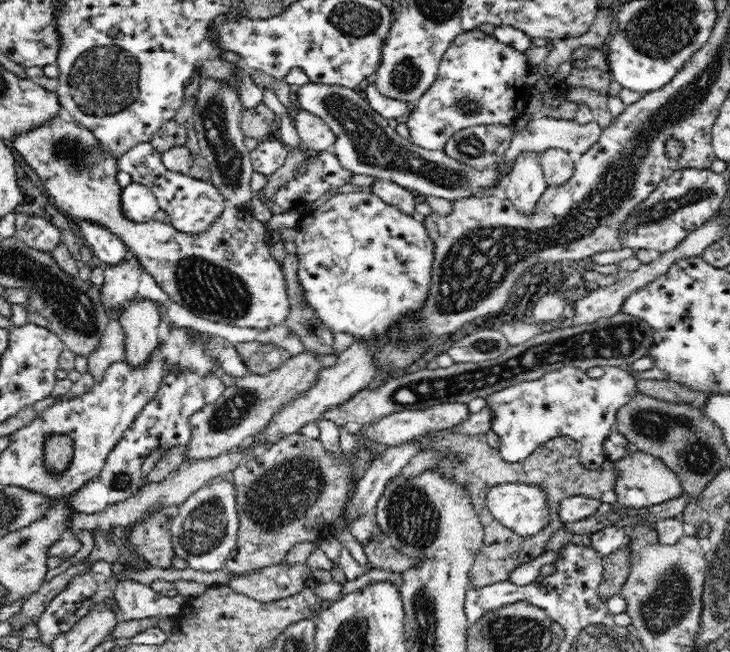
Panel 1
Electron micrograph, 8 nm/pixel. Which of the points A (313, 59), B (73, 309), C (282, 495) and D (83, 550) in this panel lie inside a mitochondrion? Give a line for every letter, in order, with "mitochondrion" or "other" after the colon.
A: other
B: mitochondrion
C: mitochondrion
D: other

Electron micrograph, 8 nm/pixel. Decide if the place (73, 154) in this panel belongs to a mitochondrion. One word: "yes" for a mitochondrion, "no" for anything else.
yes

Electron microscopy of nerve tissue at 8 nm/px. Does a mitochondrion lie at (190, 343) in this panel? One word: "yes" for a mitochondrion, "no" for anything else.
yes

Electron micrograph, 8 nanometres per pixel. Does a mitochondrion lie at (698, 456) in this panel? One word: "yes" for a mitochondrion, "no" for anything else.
yes

